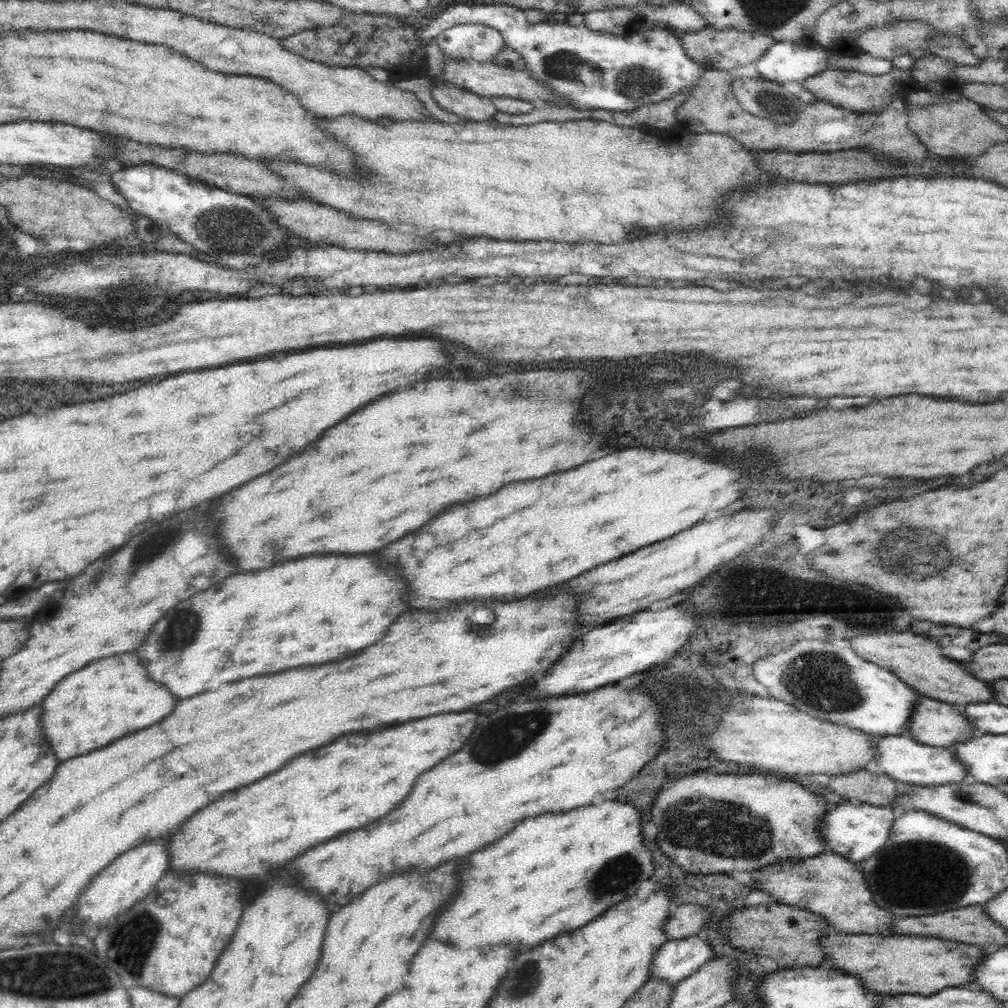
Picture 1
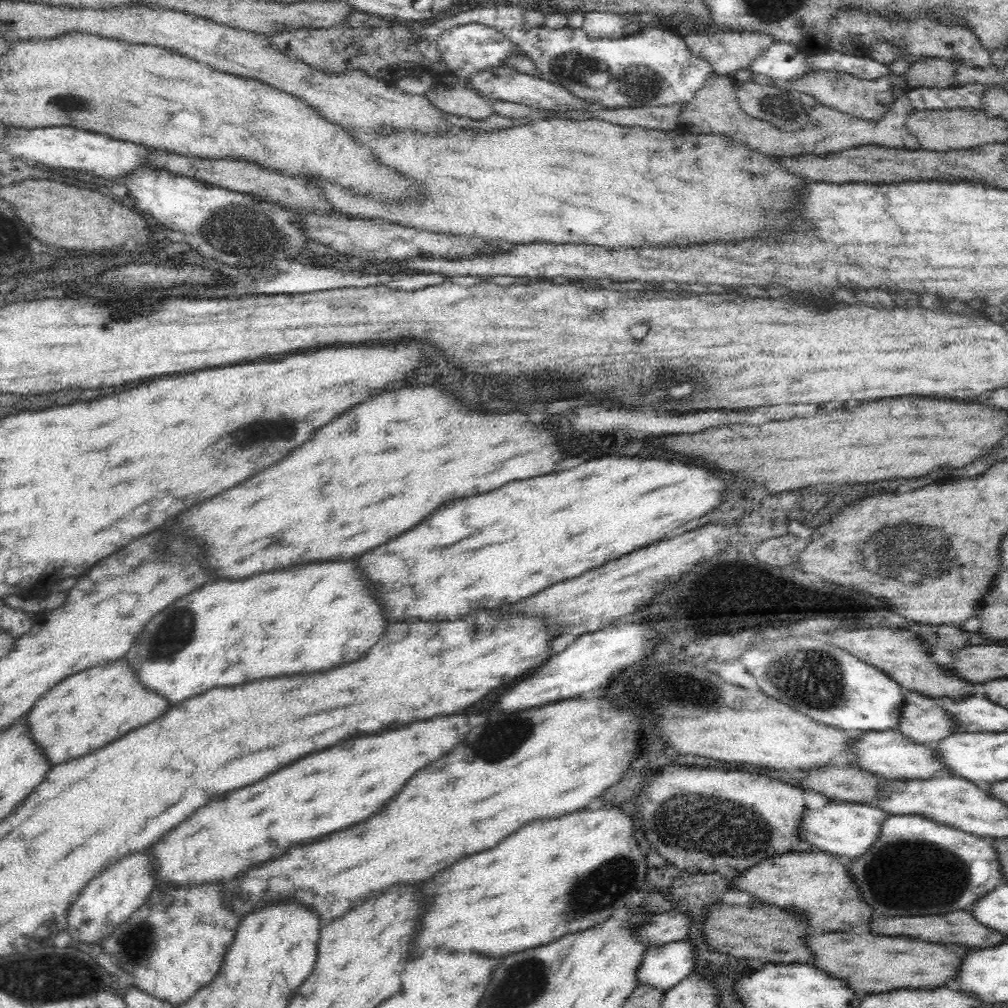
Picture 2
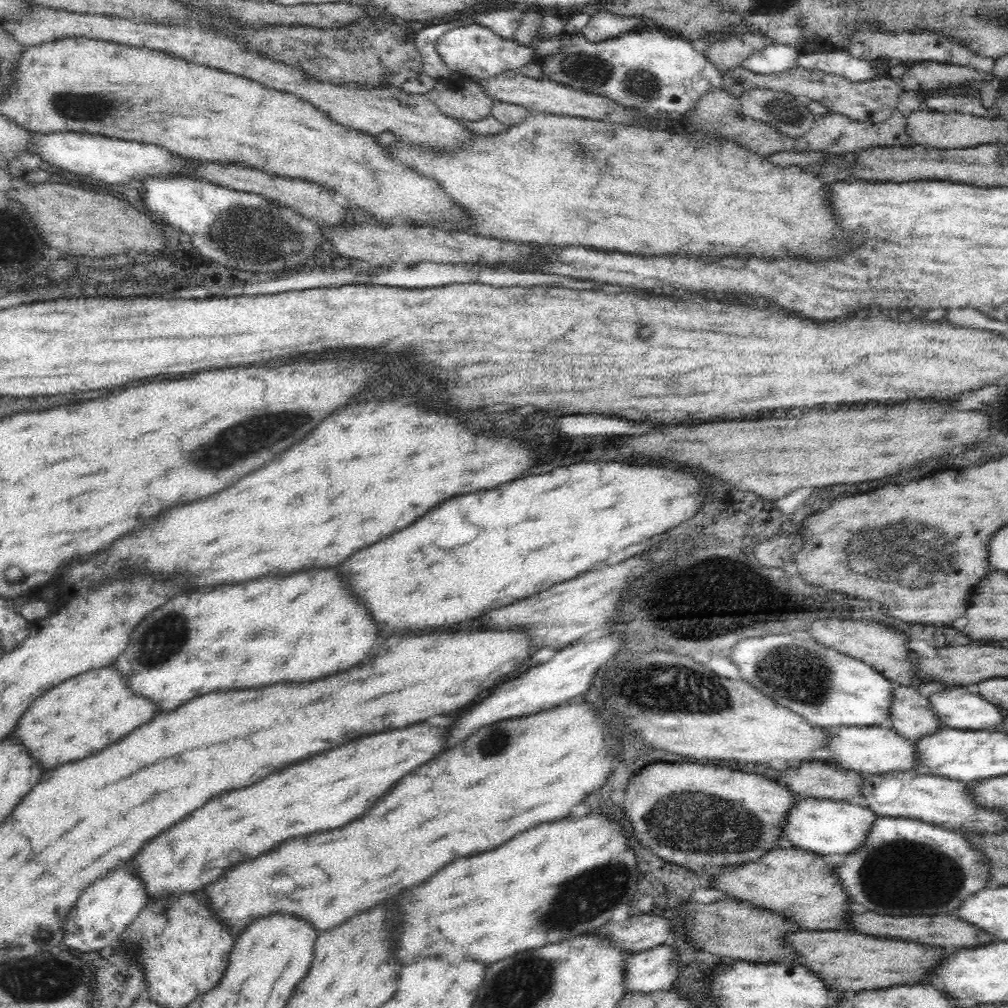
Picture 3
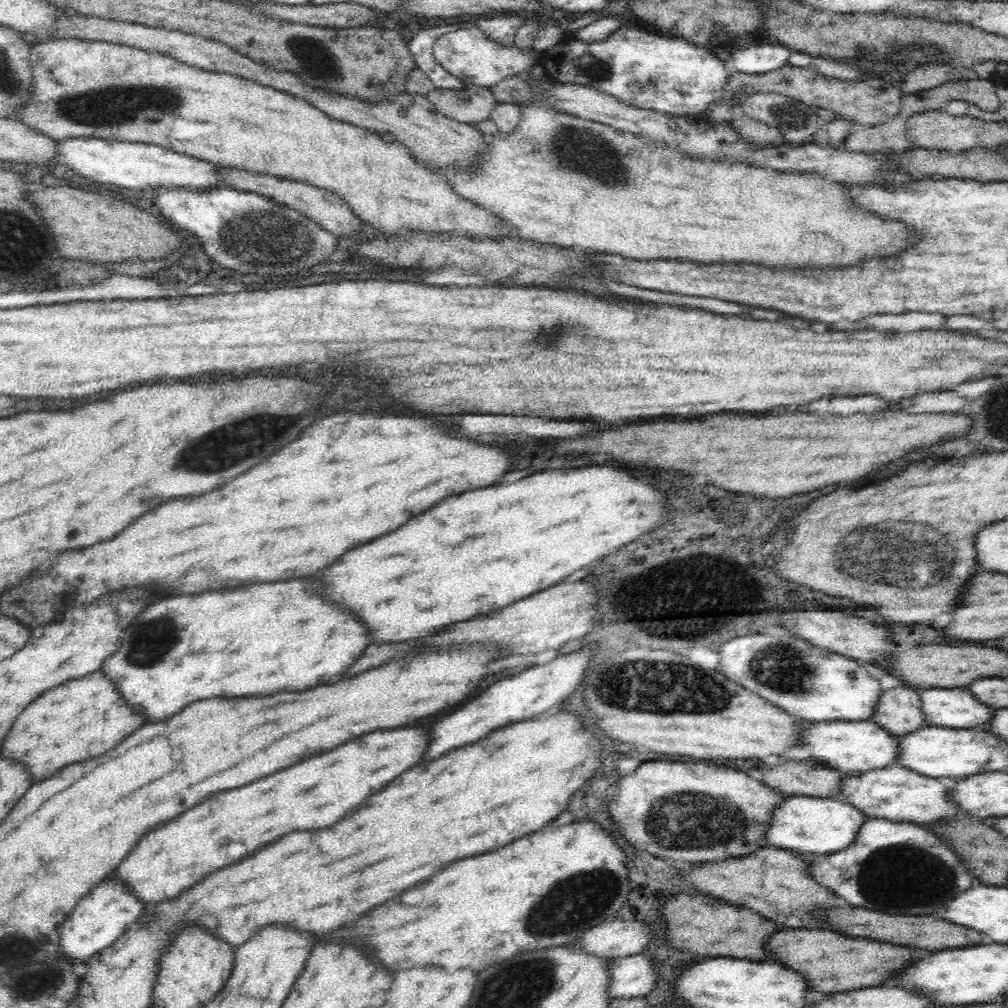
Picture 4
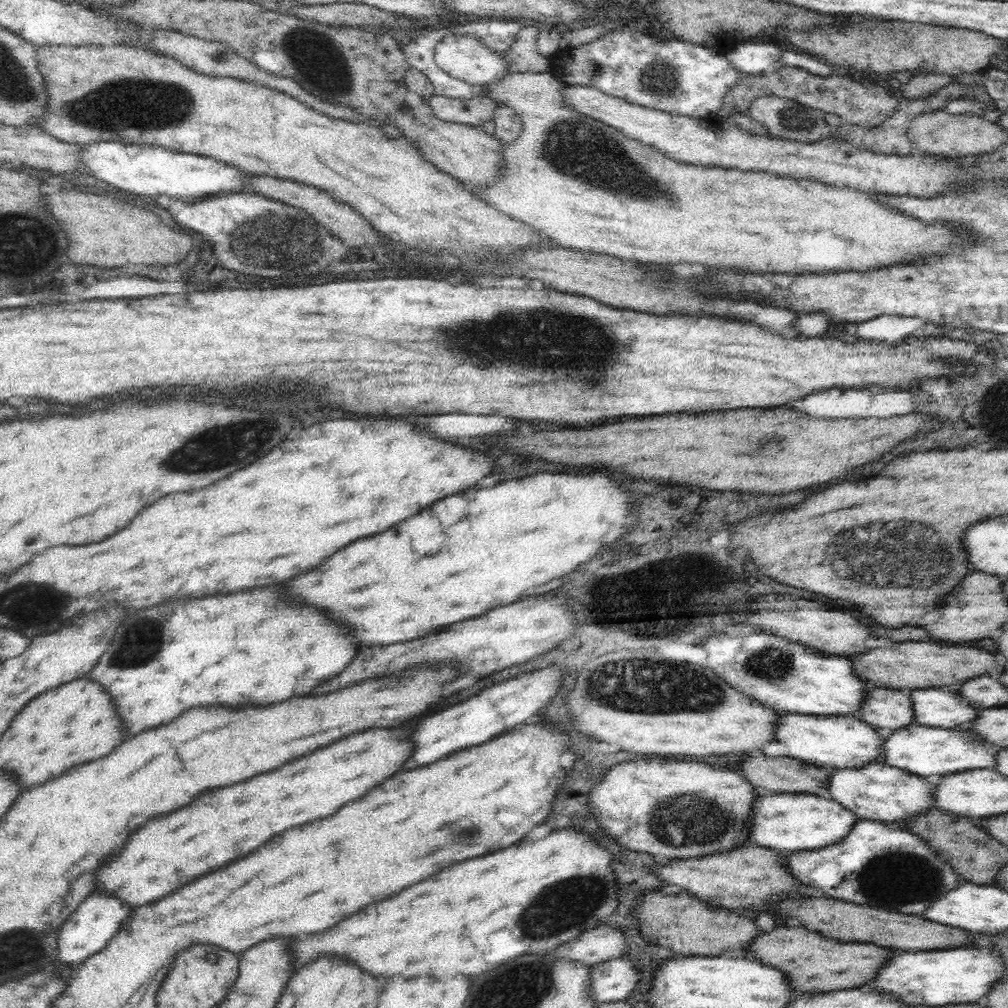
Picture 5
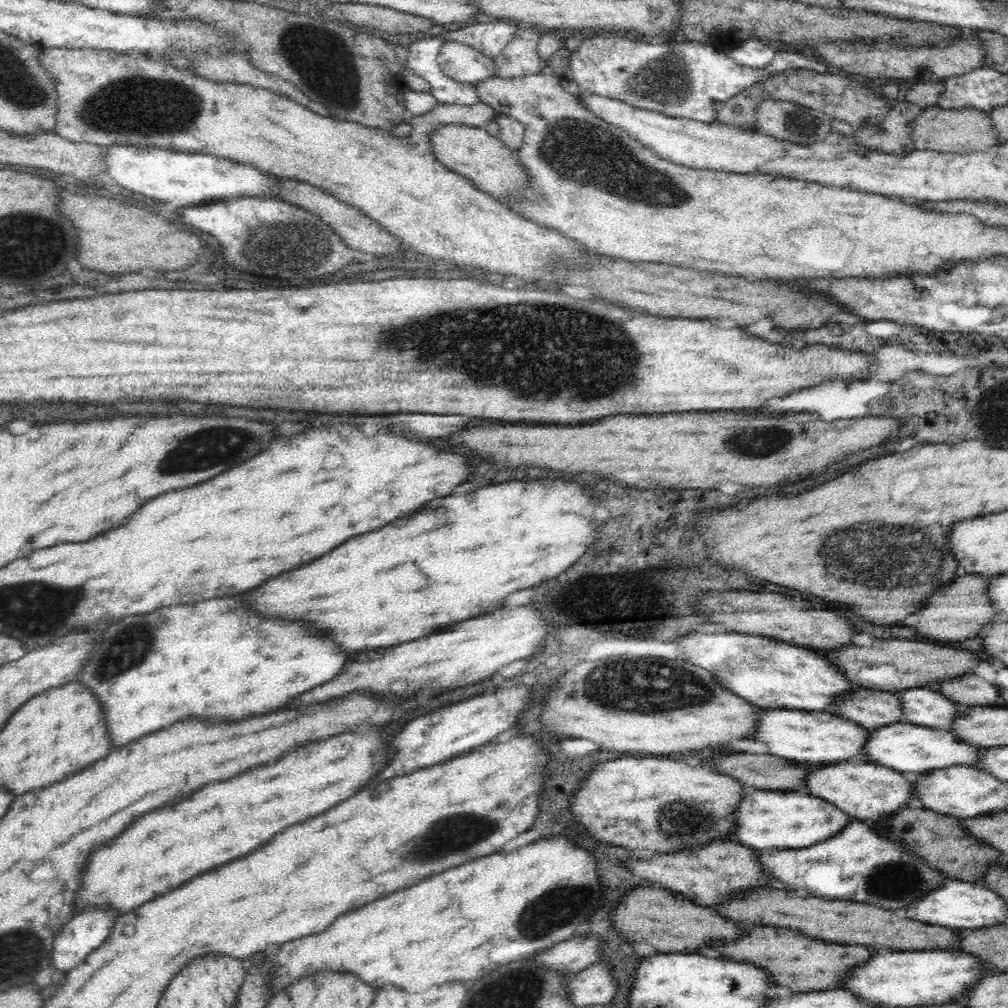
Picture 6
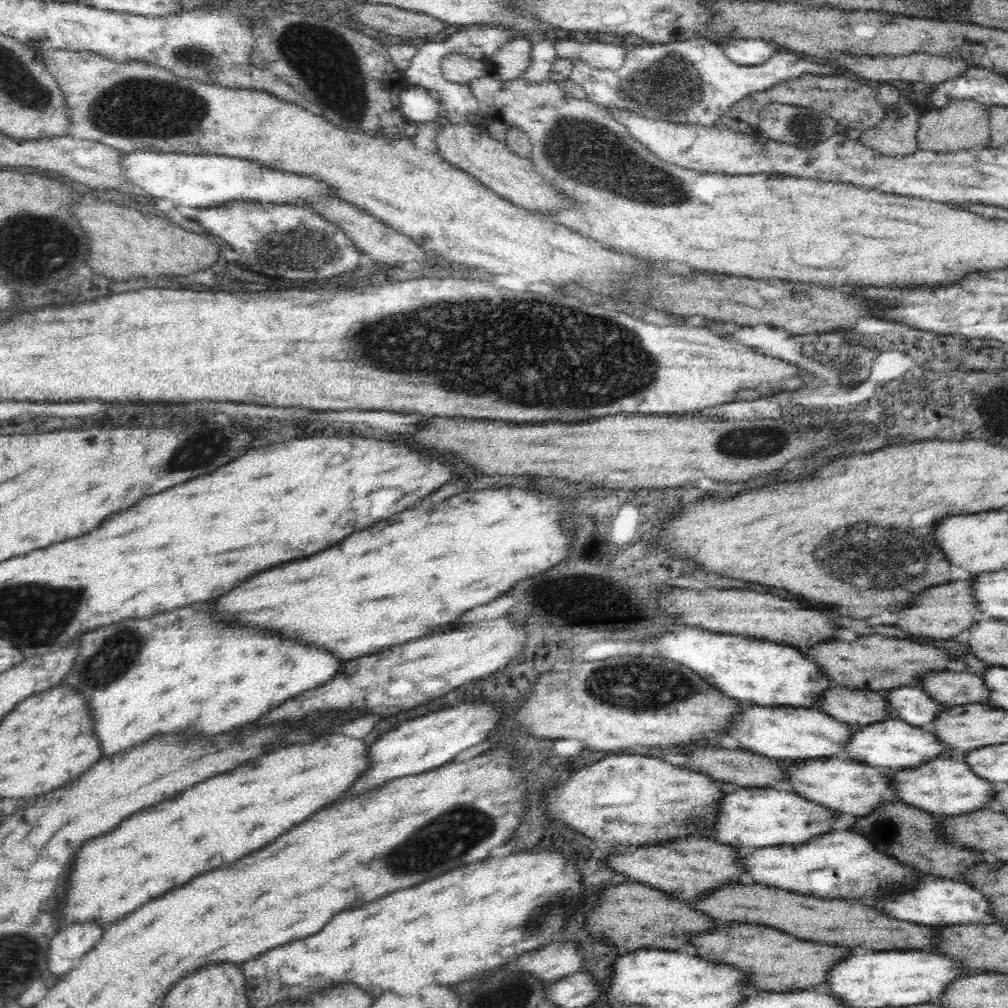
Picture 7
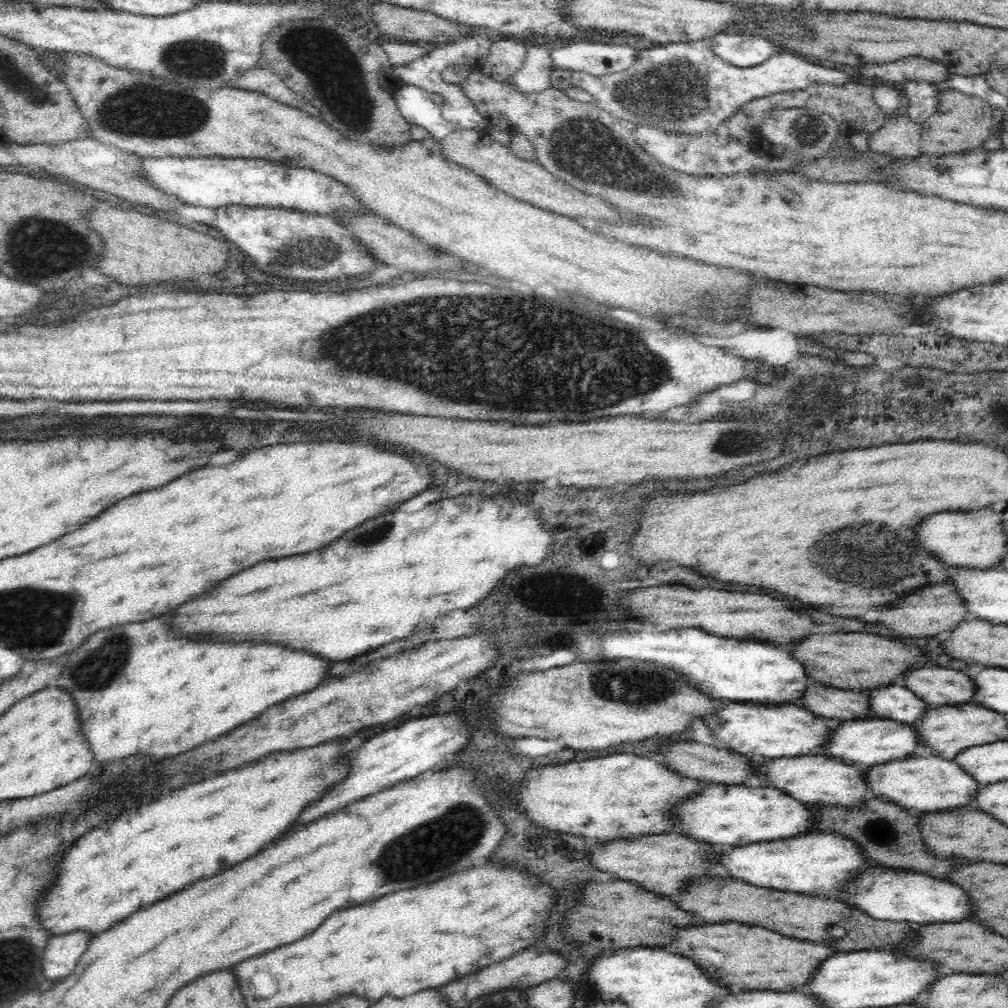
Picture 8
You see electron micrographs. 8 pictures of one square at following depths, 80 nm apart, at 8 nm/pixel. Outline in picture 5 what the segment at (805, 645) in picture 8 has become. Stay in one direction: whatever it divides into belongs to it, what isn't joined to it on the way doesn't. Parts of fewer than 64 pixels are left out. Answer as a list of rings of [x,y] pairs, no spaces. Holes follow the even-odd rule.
[[[902,642],[896,648],[878,648],[866,650],[860,655],[846,657],[854,671],[854,677],[869,684],[898,690],[905,693],[919,689],[936,689],[956,687],[966,678],[974,678],[984,674],[988,668],[996,668],[996,658],[978,648],[952,648],[952,646],[938,646],[928,642]]]

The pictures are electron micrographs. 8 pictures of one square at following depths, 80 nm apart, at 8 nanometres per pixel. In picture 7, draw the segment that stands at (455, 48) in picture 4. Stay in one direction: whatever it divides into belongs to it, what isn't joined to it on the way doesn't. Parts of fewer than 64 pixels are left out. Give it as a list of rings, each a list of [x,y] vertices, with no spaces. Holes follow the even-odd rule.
[[[456,53],[447,54],[441,60],[441,73],[448,82],[465,84],[486,74],[484,61],[473,61]]]

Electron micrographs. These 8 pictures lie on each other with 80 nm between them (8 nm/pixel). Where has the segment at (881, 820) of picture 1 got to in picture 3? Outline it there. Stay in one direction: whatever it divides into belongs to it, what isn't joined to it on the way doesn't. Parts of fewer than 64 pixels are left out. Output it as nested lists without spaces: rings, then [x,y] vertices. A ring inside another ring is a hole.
[[[806,798],[796,800],[782,822],[778,841],[783,847],[810,851],[822,857],[830,854],[848,854],[866,840],[866,834],[877,816],[866,806],[849,801]]]

